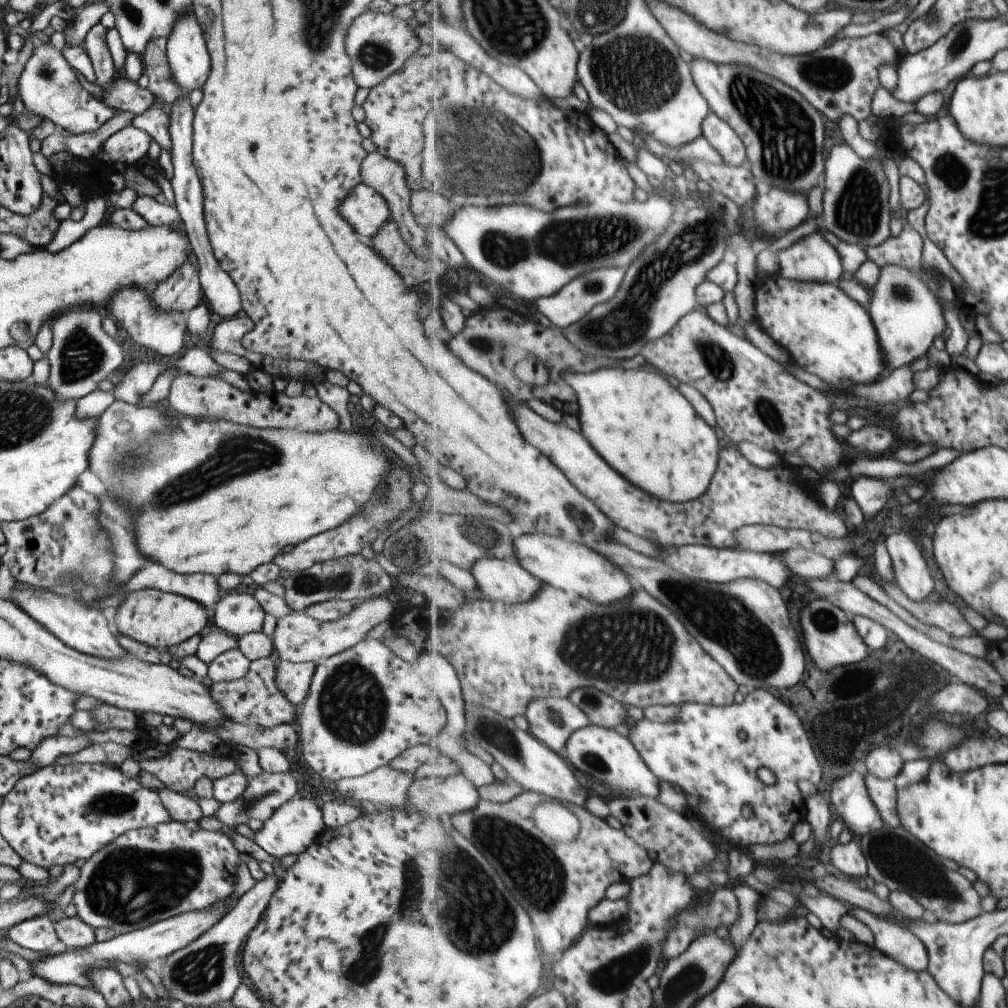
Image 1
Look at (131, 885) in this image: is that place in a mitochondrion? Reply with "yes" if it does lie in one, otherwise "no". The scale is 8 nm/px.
yes

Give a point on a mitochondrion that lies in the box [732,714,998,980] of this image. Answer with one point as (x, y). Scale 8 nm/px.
(910, 866)

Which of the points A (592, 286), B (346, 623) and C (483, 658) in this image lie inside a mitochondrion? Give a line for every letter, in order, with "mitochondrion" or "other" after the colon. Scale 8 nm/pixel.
A: mitochondrion
B: other
C: other

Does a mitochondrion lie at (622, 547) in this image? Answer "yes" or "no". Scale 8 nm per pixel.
no

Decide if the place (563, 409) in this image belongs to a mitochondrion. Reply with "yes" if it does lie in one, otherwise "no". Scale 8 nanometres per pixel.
no

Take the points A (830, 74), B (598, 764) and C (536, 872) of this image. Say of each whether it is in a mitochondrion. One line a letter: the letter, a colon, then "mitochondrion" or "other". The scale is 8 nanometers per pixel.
A: mitochondrion
B: mitochondrion
C: mitochondrion

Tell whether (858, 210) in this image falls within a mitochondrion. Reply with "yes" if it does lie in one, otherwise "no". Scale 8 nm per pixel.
yes

